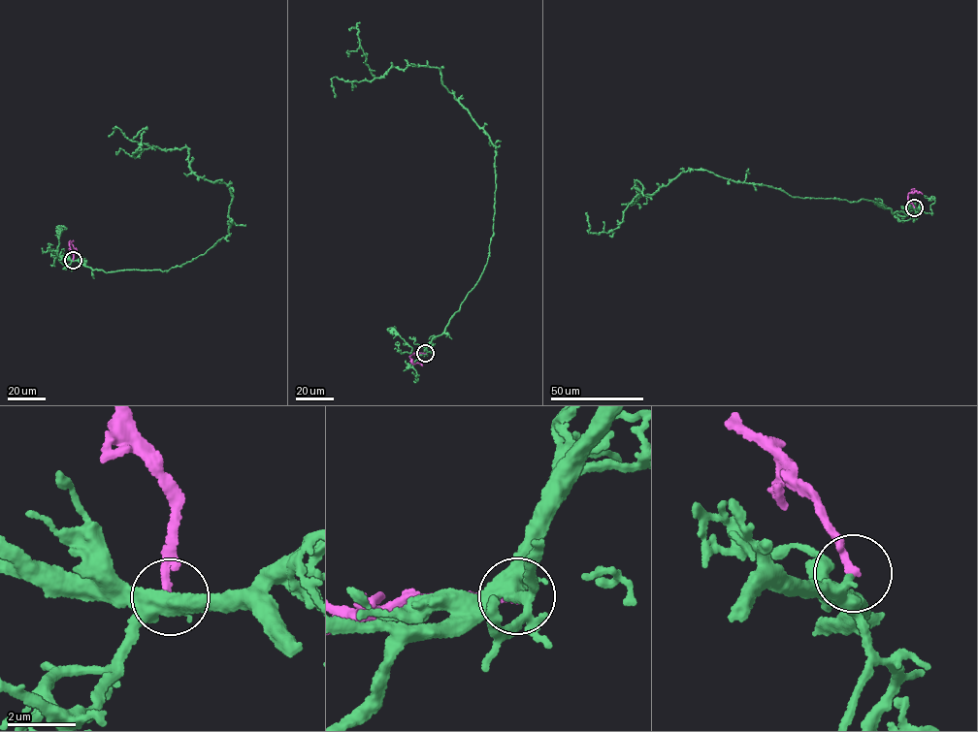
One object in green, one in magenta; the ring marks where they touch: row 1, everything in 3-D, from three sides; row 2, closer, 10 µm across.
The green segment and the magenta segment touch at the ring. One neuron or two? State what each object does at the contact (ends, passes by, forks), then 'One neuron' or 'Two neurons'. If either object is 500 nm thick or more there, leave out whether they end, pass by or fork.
At the ring green passes by. At the ring magenta ends. One neuron

